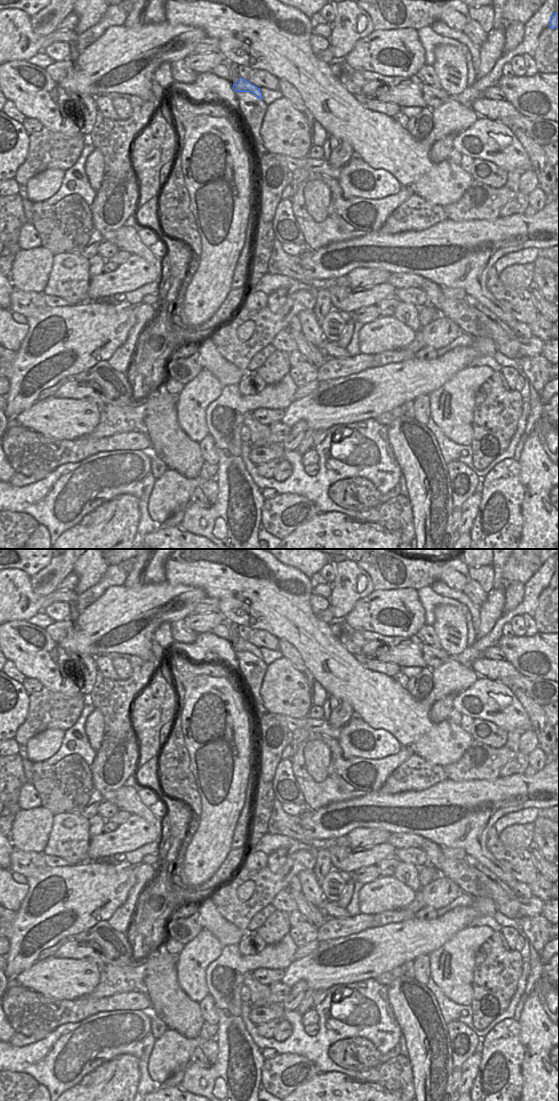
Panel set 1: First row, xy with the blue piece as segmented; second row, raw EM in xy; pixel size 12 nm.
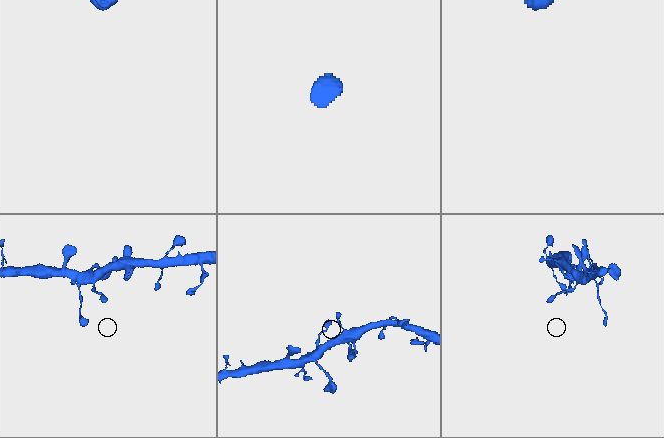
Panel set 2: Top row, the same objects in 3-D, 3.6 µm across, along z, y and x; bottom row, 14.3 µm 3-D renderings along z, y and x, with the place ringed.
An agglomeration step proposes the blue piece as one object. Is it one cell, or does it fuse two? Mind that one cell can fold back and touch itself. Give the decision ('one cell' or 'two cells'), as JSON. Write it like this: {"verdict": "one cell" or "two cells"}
{"verdict": "one cell"}

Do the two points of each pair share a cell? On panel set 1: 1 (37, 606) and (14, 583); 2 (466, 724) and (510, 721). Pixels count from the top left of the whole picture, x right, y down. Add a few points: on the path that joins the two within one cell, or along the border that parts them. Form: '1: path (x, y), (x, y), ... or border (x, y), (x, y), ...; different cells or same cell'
1: path (31, 600), (20, 589); same cell
2: border (462, 714), (474, 719); different cells

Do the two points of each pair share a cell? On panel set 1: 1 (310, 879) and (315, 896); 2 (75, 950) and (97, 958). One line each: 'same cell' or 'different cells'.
1: same cell
2: same cell

